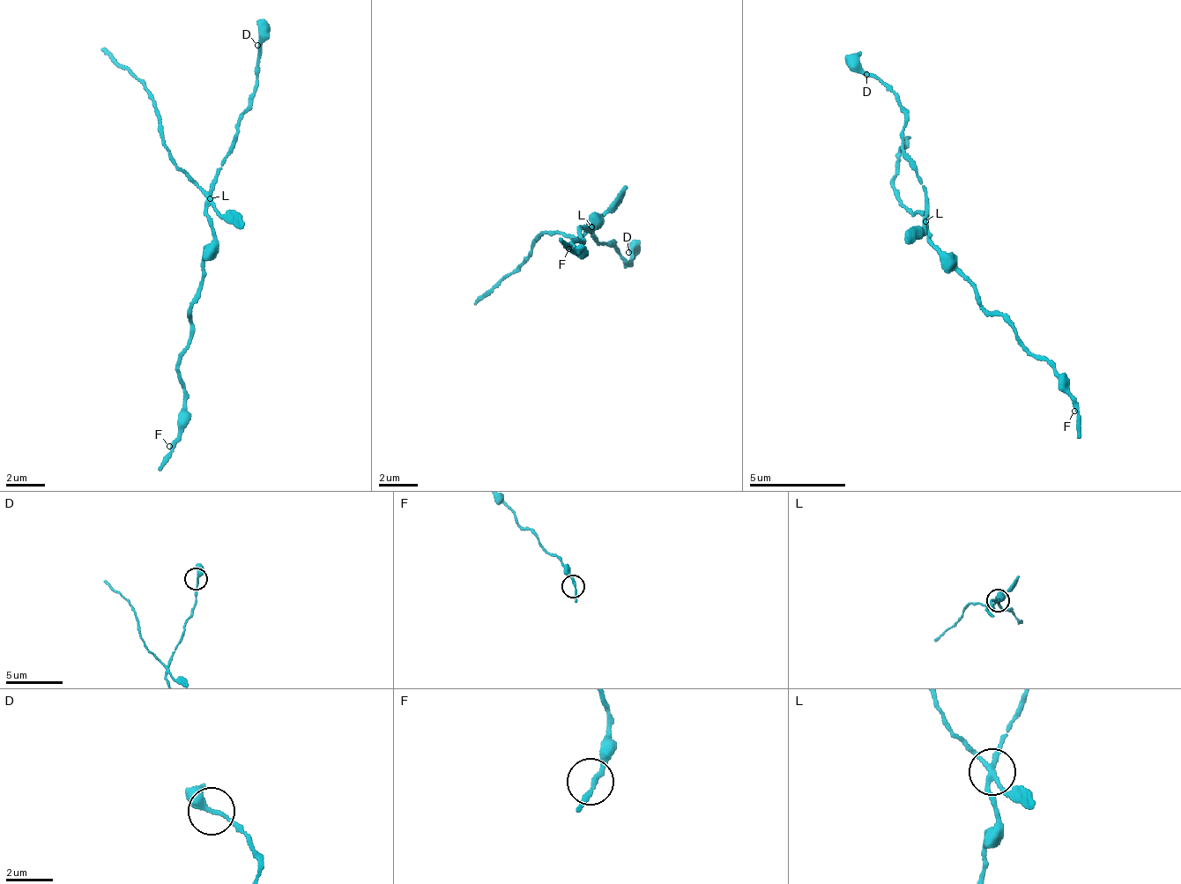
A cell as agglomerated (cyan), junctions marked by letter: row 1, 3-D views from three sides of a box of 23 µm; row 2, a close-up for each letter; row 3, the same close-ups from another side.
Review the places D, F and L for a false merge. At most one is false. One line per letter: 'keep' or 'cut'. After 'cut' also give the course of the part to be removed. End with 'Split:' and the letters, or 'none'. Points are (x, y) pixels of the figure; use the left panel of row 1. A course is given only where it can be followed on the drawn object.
D: keep
F: keep
L: cut; foreign part runs (211, 200), (191, 183), (159, 126), (154, 93), (100, 48)
Split: L

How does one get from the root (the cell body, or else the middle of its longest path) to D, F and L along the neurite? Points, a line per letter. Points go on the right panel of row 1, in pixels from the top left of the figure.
D: (936, 250), (932, 238), (926, 236), (926, 190), (903, 148), (904, 106), (876, 78), (866, 74)
F: (936, 250), (969, 282), (984, 304), (1003, 316), (1021, 343), (1056, 370), (1060, 386), (1074, 404), (1074, 411)
L: (936, 250), (926, 231), (926, 221)

